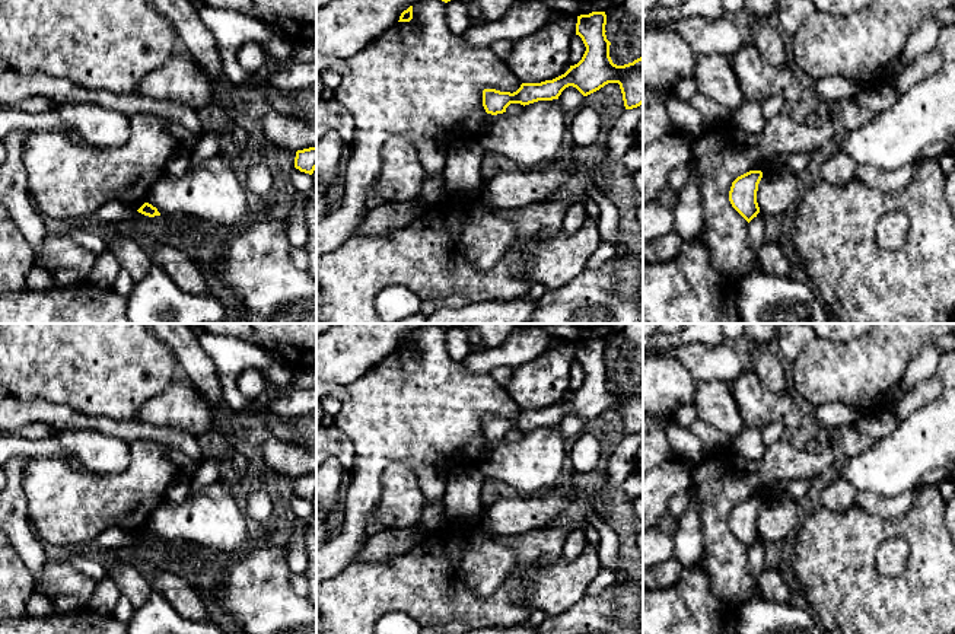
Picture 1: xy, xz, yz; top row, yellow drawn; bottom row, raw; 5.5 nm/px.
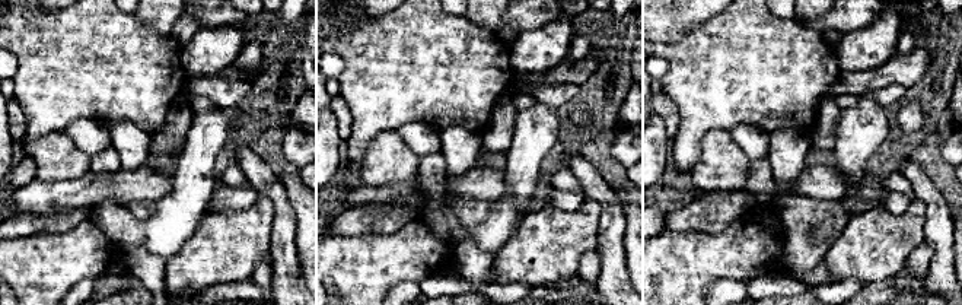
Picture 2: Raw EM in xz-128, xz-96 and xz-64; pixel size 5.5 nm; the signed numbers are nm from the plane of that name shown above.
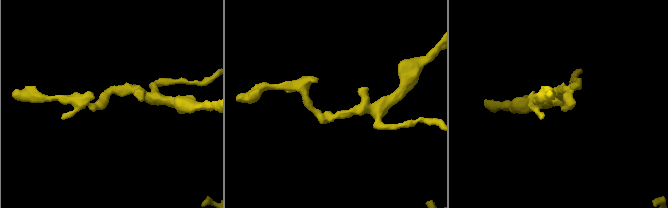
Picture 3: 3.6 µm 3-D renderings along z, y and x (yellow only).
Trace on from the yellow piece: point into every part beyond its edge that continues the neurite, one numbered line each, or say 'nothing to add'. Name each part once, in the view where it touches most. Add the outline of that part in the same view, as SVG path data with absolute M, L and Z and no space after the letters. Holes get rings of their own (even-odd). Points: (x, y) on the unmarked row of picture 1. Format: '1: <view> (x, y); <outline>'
nothing to add

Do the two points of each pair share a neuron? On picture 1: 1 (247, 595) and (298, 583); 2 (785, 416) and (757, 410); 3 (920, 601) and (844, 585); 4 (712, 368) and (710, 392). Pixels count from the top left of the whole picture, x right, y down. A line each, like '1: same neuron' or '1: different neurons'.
1: different neurons
2: same neuron
3: same neuron
4: different neurons

